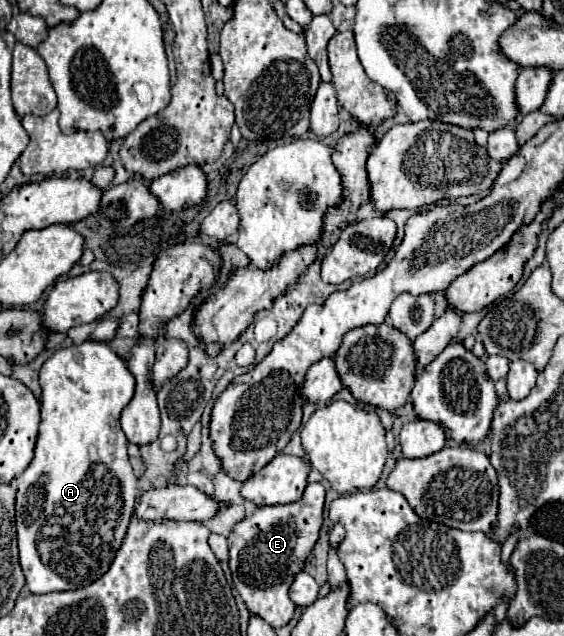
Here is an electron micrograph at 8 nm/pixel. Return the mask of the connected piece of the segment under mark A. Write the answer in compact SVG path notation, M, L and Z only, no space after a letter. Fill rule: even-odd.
M86 340L82 344L72 344L68 348L62 348L54 352L40 370L40 386L42 386L42 396L40 396L40 432L36 440L36 456L32 464L16 478L18 480L18 494L16 494L16 528L18 528L18 550L20 550L20 566L26 576L26 586L30 588L32 594L48 594L48 592L60 592L60 590L78 590L94 580L98 580L112 564L116 550L122 544L122 538L126 534L130 516L134 512L136 504L136 478L132 472L132 466L128 462L126 446L128 440L120 428L120 412L122 408L132 400L134 396L134 376L130 374L126 360L116 354L116 350L106 344L106 342L96 342L96 340ZM104 464L108 472L92 472L94 466Z

